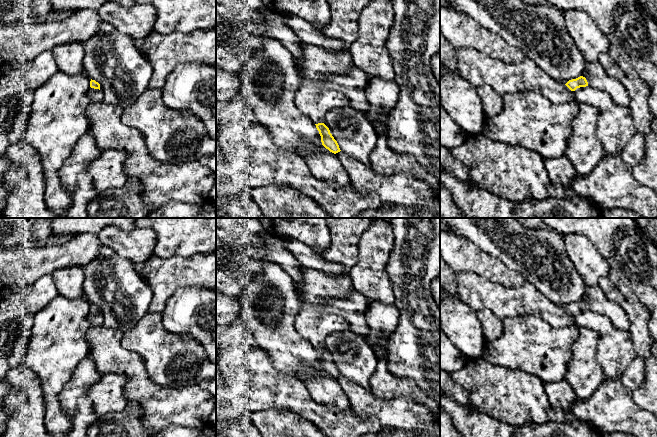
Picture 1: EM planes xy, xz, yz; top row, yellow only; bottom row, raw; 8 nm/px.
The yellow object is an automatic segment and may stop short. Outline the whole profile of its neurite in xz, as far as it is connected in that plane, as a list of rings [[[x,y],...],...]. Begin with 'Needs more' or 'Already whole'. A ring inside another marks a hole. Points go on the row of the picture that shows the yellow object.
Needs more. [[[327,0],[330,21],[320,33],[340,41],[345,50],[331,52],[317,45],[302,44],[300,66],[301,83],[295,96],[297,108],[308,115],[316,125],[322,145],[330,152],[340,152],[339,145],[323,123],[328,111],[349,105],[349,99],[341,92],[325,87],[329,77],[347,73],[355,67],[348,51],[358,37],[358,24],[362,9],[370,0]]]

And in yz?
Needs more. [[[456,49],[455,59],[457,72],[462,78],[475,88],[489,85],[501,96],[507,93],[537,91],[552,103],[558,104],[574,101],[573,92],[577,88],[588,86],[588,82],[583,76],[569,80],[566,84],[560,83],[528,58],[518,64],[510,64],[475,49]]]

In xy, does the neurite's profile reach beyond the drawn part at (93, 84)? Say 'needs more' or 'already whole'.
needs more

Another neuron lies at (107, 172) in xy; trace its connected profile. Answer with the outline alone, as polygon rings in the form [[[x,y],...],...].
[[[119,150],[102,151],[100,156],[87,167],[93,188],[101,193],[124,186],[128,179],[124,171],[126,157],[126,154]]]

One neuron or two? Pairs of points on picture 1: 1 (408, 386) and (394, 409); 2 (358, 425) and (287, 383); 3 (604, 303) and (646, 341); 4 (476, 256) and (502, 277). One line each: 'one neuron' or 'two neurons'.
1: two neurons
2: one neuron
3: two neurons
4: one neuron

